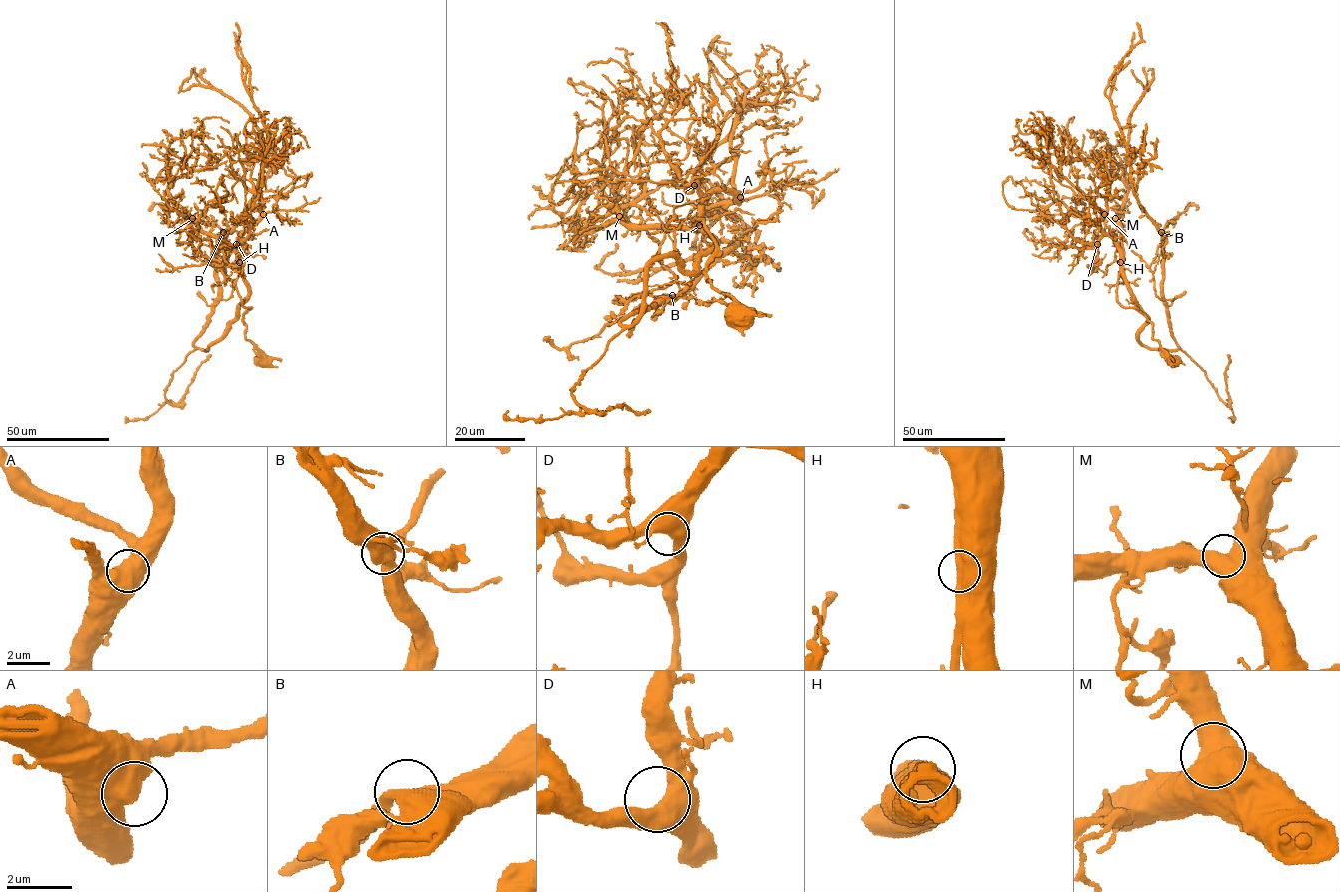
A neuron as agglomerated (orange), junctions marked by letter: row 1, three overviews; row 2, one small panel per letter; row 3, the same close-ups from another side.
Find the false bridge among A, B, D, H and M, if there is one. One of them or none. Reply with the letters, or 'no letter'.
no letter

